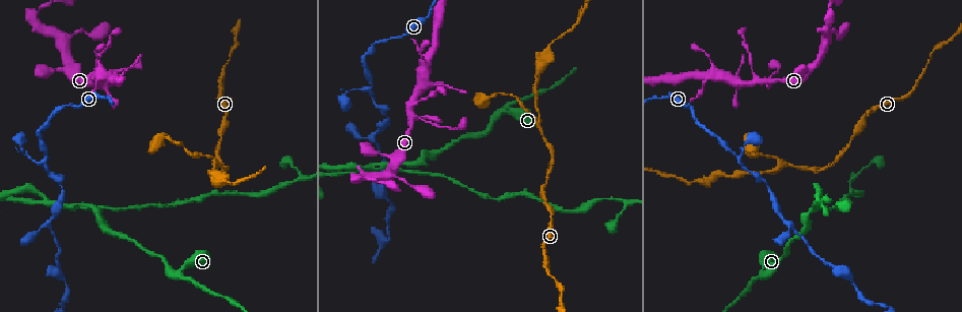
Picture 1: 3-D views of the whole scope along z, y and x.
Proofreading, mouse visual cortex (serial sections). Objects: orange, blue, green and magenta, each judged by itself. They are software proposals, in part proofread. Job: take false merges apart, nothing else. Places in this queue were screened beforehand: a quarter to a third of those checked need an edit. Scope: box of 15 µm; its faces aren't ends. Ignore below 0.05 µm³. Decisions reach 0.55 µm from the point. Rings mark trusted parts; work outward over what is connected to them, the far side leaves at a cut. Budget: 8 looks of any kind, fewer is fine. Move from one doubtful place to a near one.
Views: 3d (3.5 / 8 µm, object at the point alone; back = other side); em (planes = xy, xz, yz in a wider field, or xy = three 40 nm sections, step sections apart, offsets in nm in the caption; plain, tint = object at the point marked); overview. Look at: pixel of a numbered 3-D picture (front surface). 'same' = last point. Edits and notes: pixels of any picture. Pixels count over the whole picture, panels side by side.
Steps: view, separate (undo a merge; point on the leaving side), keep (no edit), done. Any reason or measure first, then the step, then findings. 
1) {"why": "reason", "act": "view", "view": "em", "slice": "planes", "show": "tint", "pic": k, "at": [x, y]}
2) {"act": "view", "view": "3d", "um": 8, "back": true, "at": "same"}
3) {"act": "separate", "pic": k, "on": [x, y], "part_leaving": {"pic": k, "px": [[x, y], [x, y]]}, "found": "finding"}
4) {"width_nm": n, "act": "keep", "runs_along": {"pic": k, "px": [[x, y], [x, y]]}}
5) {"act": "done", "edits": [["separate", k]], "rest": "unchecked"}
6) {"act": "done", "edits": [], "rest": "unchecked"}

{"why": "thick turns thin", "act": "view", "view": "em", "slice": "xy", "step": 2, "show": "tint", "pic": 1, "at": [771, 76]}

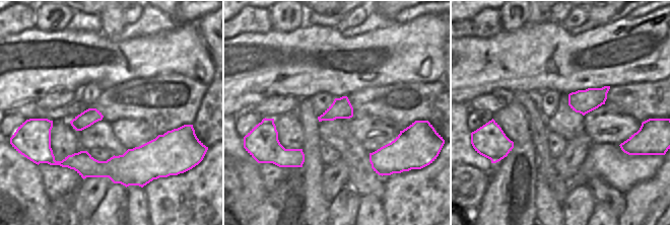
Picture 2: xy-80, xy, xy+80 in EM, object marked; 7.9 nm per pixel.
{"act": "view", "view": "3d", "um": 3.5, "at": "same"}

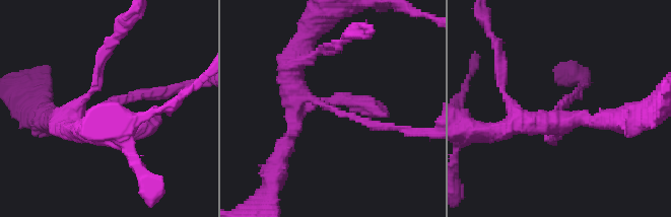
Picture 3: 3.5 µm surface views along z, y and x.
{"act": "keep", "runs_along": {"pic": 3, "px": [[66, 121], [156, 92]]}, "found": "all the same cell"}

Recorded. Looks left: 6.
{"why": "a fork", "act": "view", "view": "3d", "um": 3.5, "pic": 1, "at": [737, 158]}

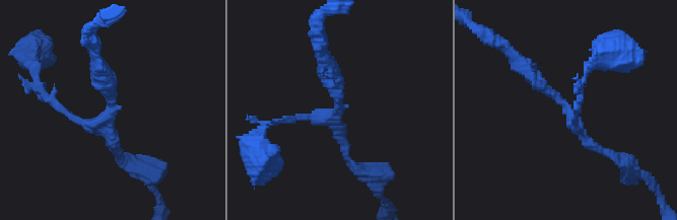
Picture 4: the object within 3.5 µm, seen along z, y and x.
{"arms": 3, "arm_widths_nm": [150, 150, 200], "why": "shape alone is not enough", "act": "view", "view": "em", "slice": "xy", "step": 5, "show": "tint", "pic": 4, "at": [335, 112]}

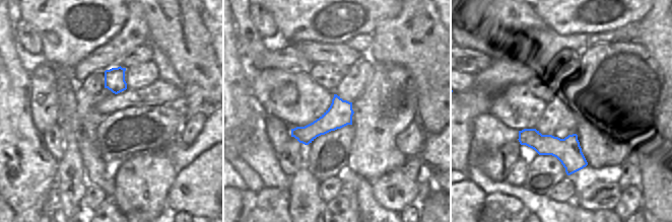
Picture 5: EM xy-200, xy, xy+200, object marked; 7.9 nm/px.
{"act": "keep", "runs_along": {"pic": 4, "px": [[525, 68], [593, 146], [616, 158]]}, "found": "continuous, no second cell"}

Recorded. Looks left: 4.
{"why": "a fork", "act": "view", "view": "3d", "um": 3.5, "back": true, "pic": 1, "at": [784, 161]}

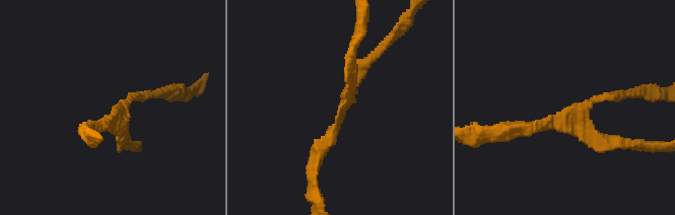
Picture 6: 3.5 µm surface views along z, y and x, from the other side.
{"arms": 3, "arm_widths_nm": [150, 150, 200], "why": "need the tissue", "act": "view", "view": "em", "slice": "planes", "show": "tint", "pic": 6, "at": [570, 115]}

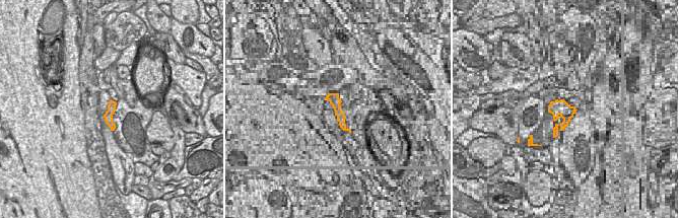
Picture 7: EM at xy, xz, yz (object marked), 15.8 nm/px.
{"act": "keep", "runs_along": {"pic": 6, "px": [[315, 163], [349, 96], [352, 50]]}, "found": "all the same cell"}

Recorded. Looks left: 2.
{"act": "done", "edits": [], "rest": "unchecked"}

